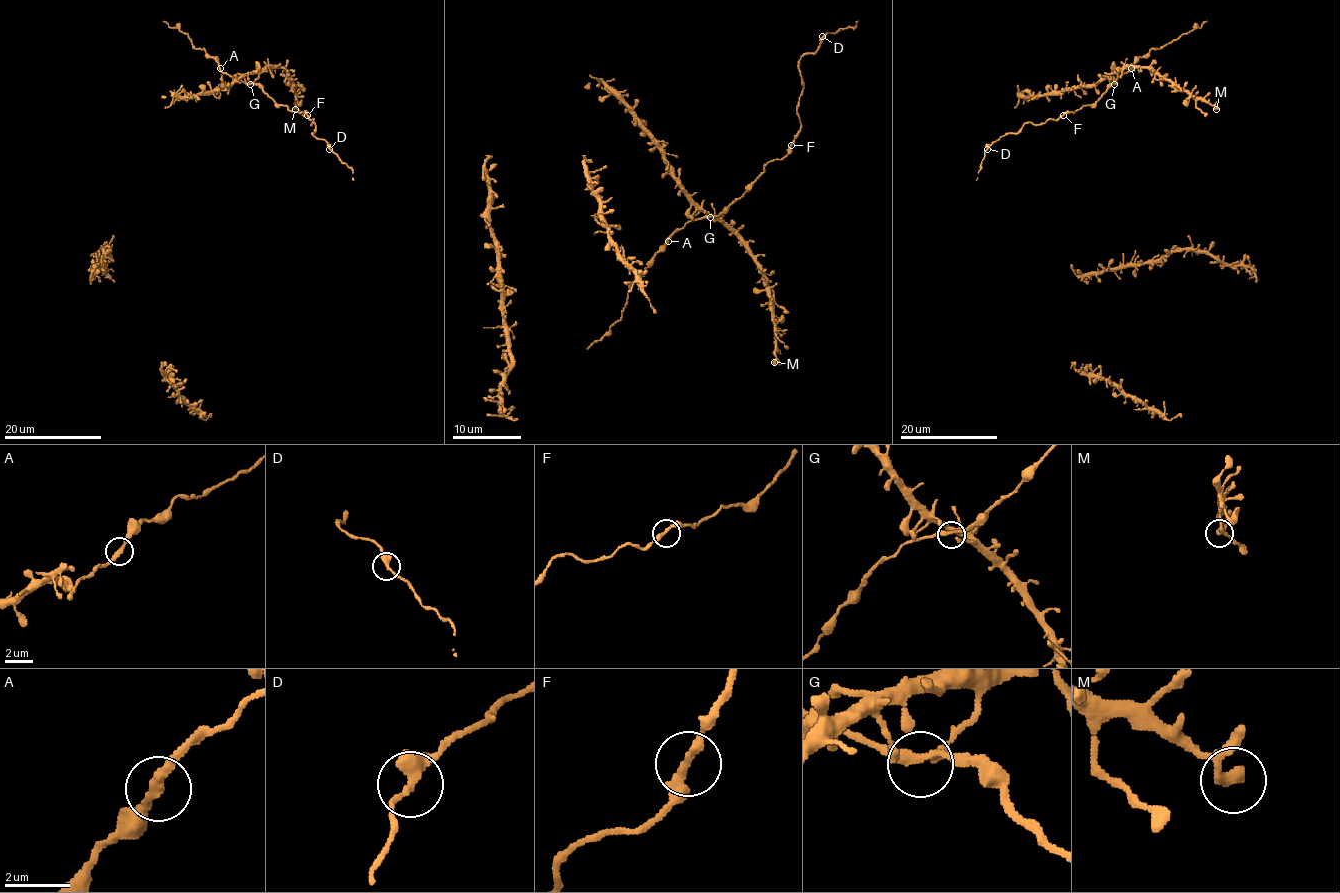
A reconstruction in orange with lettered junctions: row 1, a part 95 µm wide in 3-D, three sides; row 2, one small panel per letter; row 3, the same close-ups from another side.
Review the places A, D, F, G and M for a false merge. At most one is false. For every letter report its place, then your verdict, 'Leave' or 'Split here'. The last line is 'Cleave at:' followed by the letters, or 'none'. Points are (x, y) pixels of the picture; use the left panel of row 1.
A: Place: (220, 68). Leave
D: Place: (329, 149). Leave
F: Place: (307, 115). Leave
G: Place: (250, 84). Leave
M: Place: (295, 109). Leave
Cleave at: none

